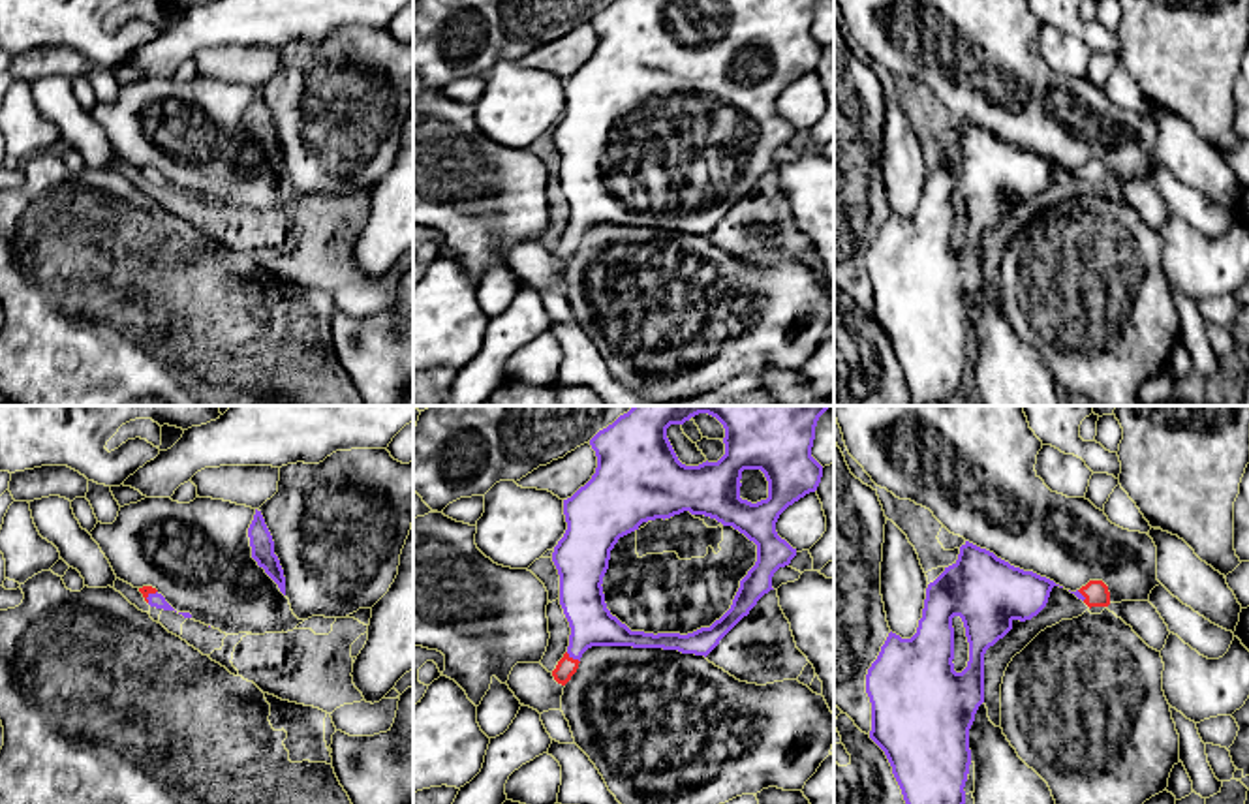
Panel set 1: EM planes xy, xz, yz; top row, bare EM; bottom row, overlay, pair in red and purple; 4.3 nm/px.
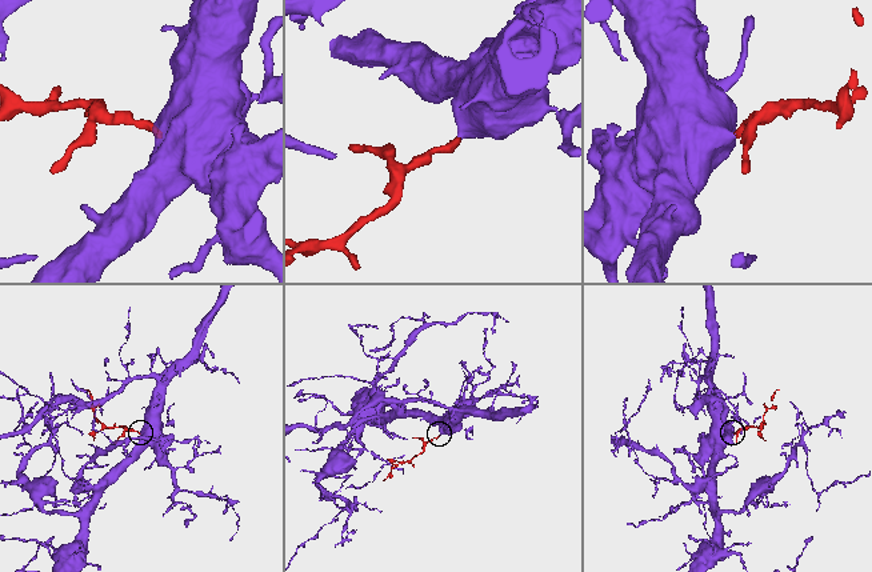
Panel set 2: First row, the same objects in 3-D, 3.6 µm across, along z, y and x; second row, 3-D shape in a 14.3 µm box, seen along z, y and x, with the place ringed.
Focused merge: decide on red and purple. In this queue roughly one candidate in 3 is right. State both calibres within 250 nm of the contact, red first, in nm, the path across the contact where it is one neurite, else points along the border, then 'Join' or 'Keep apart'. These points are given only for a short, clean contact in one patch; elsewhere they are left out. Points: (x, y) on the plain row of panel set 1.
Thickness 90 nm (red) against 190 nm. Path across: xz (566, 247), (571, 237), (583, 216), (583, 181). Join

